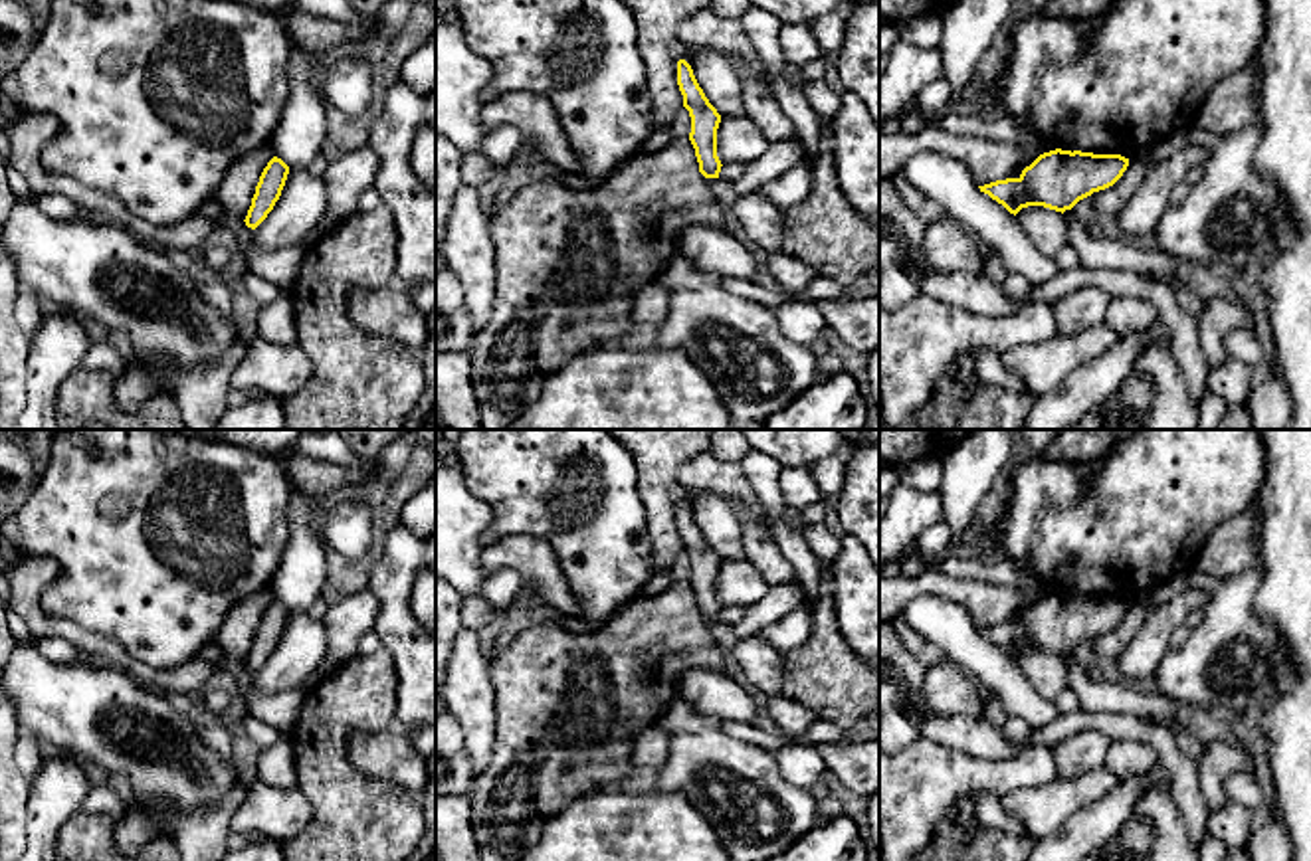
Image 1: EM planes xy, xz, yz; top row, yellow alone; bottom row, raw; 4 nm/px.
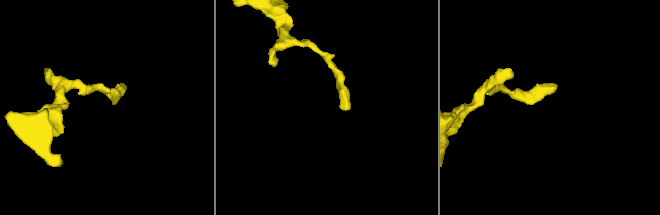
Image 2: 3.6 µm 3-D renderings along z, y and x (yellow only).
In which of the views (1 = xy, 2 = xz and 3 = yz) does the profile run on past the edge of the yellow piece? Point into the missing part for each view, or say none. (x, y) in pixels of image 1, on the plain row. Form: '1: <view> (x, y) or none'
1: none
2: none
3: none

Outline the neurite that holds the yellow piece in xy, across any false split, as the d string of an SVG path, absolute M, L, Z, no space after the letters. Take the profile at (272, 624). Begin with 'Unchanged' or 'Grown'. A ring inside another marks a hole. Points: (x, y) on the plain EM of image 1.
Unchanged. M273 600L267 606L255 629L248 659L244 663L248 671L255 673L273 653L285 629L287 618L289 610L281 602Z

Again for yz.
Unchanged. M1056 592L1040 598L1018 622L978 631L1014 659L1028 649L1044 649L1063 657L1093 635L1113 629L1127 610L1129 602L1121 598Z

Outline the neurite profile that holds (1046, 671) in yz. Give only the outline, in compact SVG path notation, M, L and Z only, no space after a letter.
M1028 649L1022 651L1016 661L1036 693L1048 701L1056 701L1056 697L1069 687L1067 667L1061 655L1044 649Z

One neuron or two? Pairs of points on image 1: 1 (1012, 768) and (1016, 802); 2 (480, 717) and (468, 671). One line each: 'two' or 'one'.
1: two
2: one

